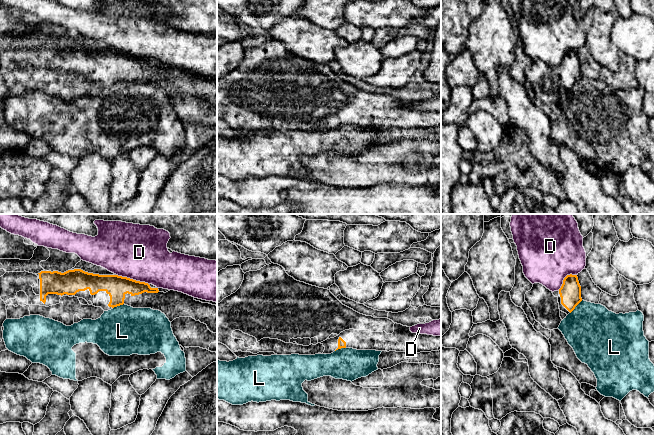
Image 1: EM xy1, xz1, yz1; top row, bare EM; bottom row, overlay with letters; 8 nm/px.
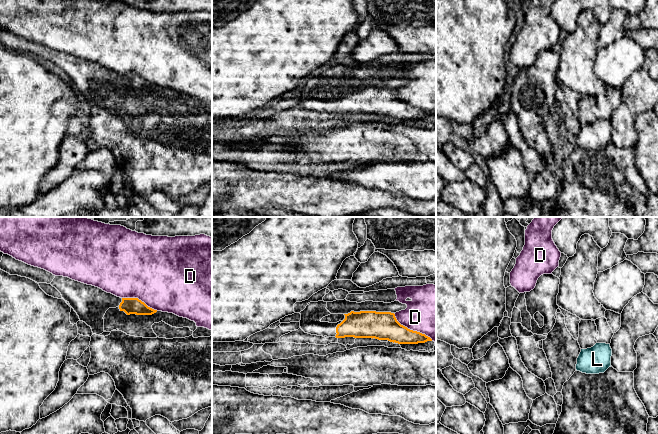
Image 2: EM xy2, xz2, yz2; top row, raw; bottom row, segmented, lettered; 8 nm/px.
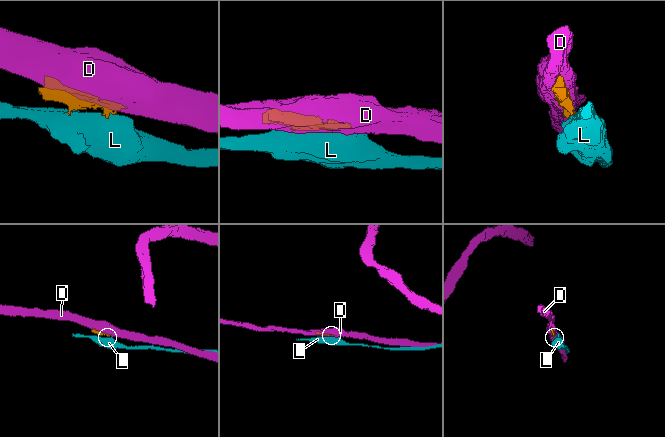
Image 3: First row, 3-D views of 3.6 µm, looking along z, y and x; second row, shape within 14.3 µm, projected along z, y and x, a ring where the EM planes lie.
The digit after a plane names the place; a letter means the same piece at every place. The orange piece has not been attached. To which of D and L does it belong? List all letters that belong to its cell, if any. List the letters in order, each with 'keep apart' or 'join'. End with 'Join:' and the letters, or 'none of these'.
D: keep apart
L: keep apart
Join: none of these

